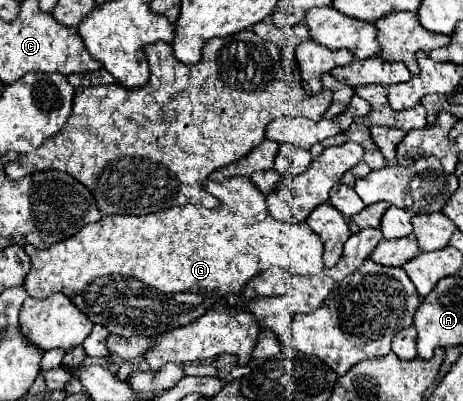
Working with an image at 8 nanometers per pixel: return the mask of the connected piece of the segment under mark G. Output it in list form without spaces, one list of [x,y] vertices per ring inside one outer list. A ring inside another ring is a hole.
[[[232,177],[222,183],[206,181],[204,187],[208,191],[204,189],[204,197],[210,199],[207,209],[186,205],[144,217],[110,215],[82,227],[78,235],[54,243],[44,251],[26,245],[24,249],[32,261],[32,269],[24,281],[28,295],[46,299],[52,293],[64,293],[84,315],[104,325],[112,335],[126,339],[140,335],[156,337],[202,317],[218,299],[240,295],[252,275],[264,273],[274,265],[292,275],[318,275],[324,269],[322,239],[306,223],[292,225],[272,219],[266,207],[266,195],[248,177]]]

